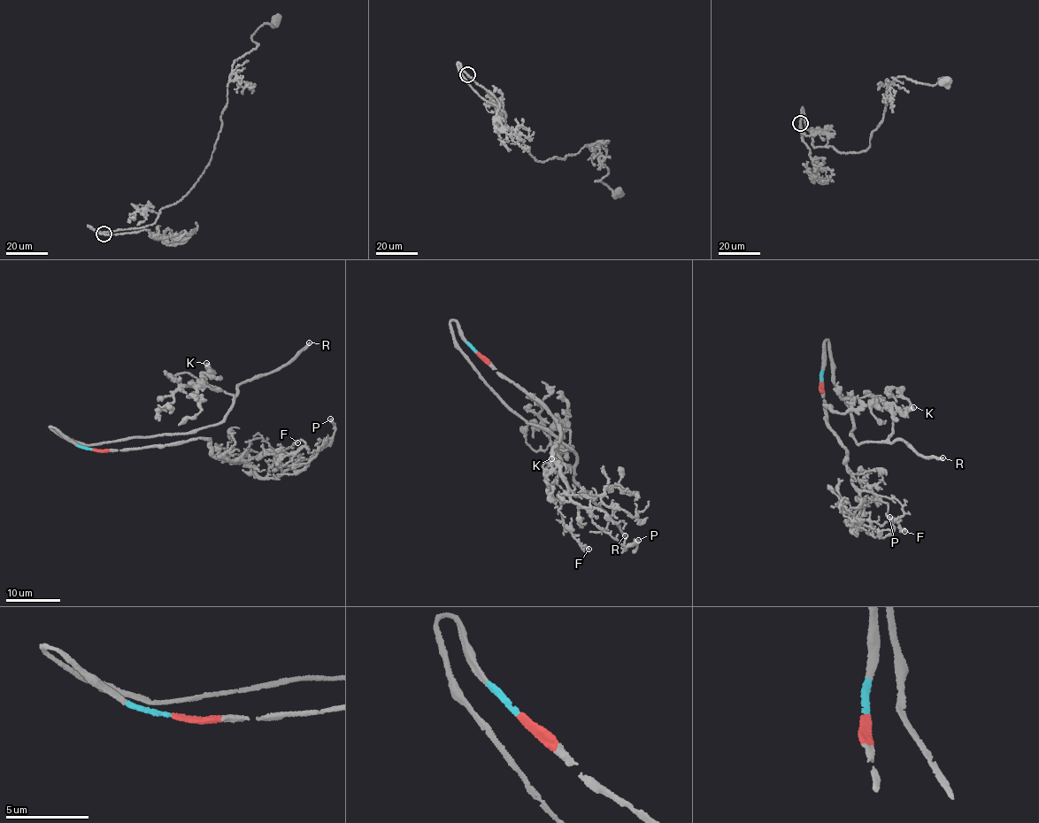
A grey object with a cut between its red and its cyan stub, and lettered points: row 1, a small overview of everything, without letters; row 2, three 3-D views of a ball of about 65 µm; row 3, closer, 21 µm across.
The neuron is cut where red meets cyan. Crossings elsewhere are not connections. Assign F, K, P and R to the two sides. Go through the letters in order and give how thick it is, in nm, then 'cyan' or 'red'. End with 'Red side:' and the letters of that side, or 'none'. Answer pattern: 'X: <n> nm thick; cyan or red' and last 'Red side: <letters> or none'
F: 190 nm thick; red
K: 440 nm thick; cyan
P: 360 nm thick; red
R: 320 nm thick; cyan
Red side: F, P

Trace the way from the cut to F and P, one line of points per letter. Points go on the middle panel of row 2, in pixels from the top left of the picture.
F: (477, 352), (530, 394), (556, 422), (558, 442), (550, 451), (567, 487), (558, 510), (565, 529), (589, 549)
P: (477, 352), (550, 415), (558, 429), (550, 451), (572, 500), (626, 546), (635, 544), (634, 550), (637, 540)

